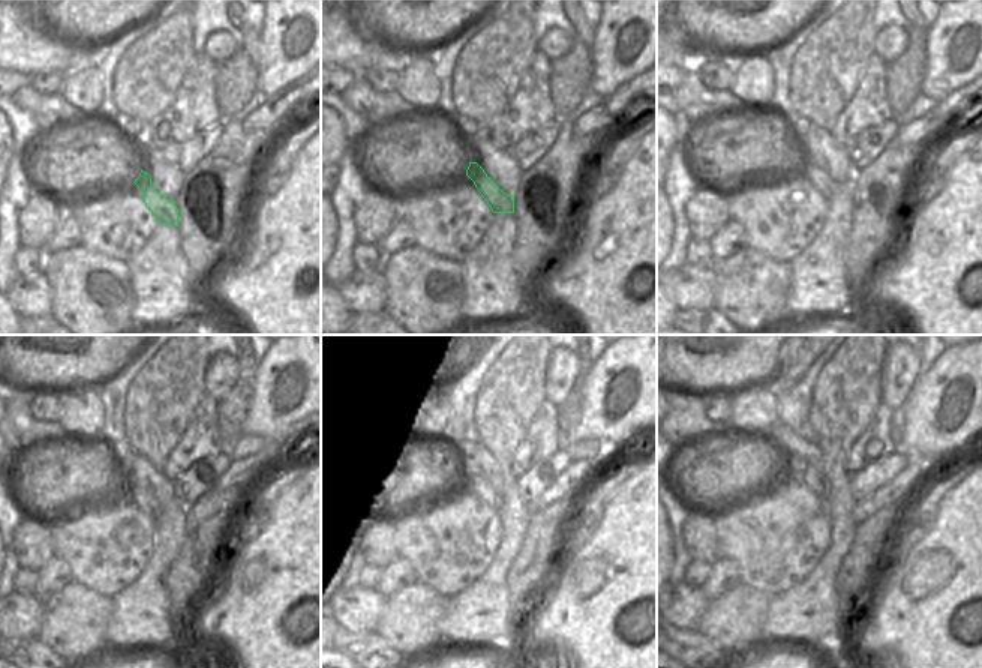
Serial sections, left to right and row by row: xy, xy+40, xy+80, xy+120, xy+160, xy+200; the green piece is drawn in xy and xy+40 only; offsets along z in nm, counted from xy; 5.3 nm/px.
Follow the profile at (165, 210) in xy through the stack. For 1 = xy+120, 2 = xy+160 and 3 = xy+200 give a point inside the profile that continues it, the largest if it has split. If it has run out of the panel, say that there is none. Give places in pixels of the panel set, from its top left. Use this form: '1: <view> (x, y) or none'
1: xy+120 (143, 500)
2: xy+160 (479, 484)
3: xy+200 (813, 478)

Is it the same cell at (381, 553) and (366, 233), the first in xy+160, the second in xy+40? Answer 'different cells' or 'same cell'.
same cell

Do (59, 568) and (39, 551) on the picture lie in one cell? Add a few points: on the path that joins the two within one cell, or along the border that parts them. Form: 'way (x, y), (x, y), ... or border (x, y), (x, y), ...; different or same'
border (54, 554), (38, 571); different

